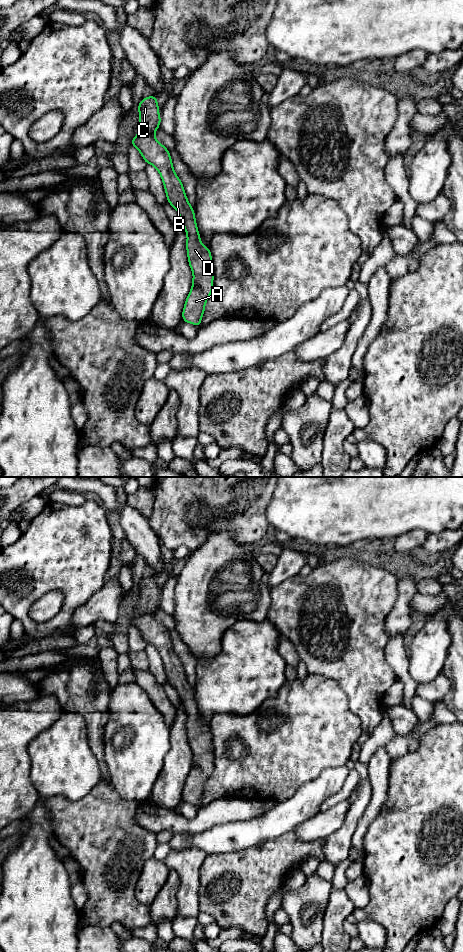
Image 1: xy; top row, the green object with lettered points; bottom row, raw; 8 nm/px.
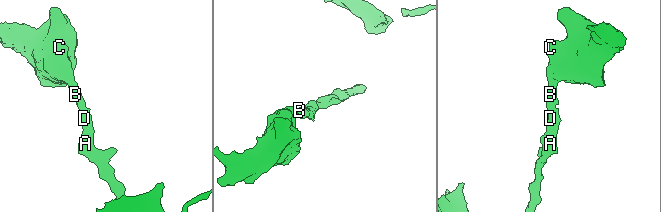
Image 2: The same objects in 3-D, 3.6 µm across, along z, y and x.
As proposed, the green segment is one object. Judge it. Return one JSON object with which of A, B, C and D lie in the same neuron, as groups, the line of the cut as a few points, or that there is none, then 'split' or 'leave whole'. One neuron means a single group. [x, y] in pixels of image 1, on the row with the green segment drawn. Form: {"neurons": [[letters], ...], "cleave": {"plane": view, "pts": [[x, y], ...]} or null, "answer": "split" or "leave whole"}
{"neurons": [["A", "B", "C", "D"]], "cleave": null, "answer": "leave whole"}

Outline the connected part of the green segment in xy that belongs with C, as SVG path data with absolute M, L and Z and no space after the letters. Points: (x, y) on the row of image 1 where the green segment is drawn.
M151 95L143 98L137 108L140 130L130 140L130 145L138 149L146 164L151 164L158 170L167 201L177 210L187 234L186 250L193 280L182 311L182 320L199 328L206 301L213 291L212 255L210 248L200 242L194 208L189 204L183 184L174 171L170 152L155 139L155 131L161 123L157 97Z

